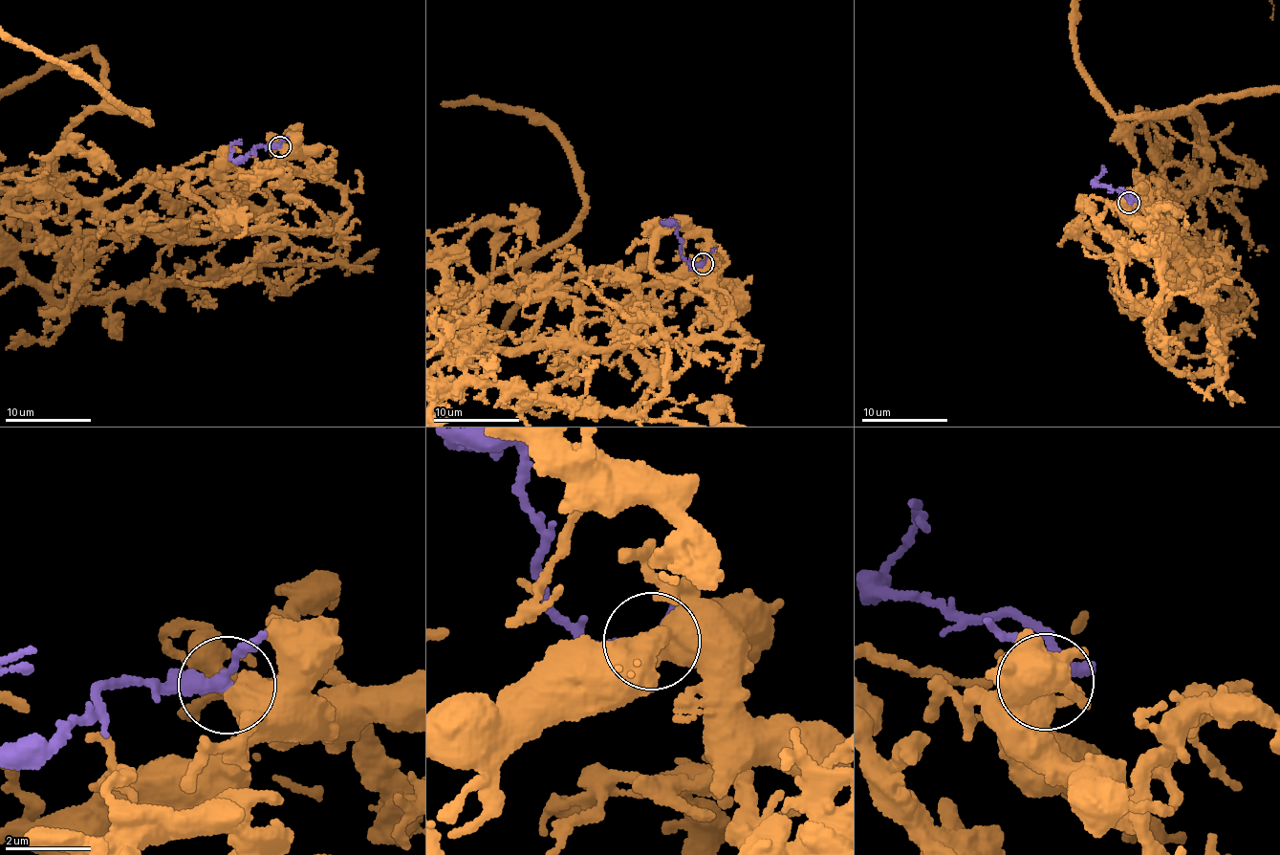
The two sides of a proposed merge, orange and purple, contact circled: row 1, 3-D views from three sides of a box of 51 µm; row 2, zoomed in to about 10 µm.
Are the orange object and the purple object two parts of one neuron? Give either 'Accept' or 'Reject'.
Reject

